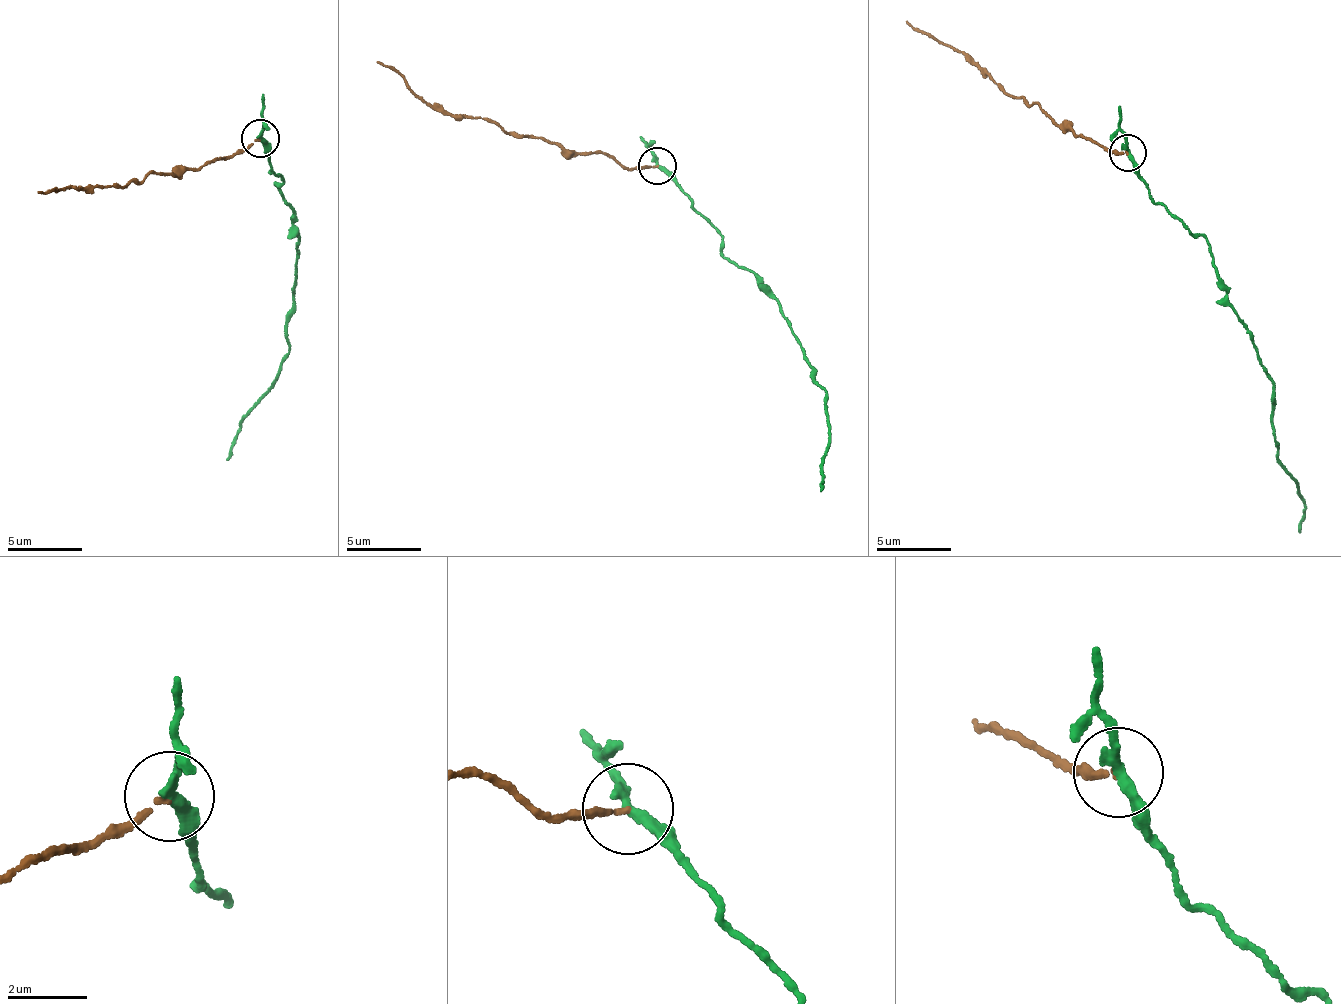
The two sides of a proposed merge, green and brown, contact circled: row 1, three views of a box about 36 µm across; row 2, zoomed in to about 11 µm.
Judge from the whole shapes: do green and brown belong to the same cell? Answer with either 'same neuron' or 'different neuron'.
different neuron

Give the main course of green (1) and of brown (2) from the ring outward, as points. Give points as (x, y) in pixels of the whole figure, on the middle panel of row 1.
1: (657, 167), (720, 235), (727, 256), (774, 297), (813, 382), (826, 393), (832, 434), (822, 491)
2: (657, 167), (621, 167), (606, 153), (567, 156), (538, 138), (511, 136), (479, 115), (454, 119), (375, 61)

